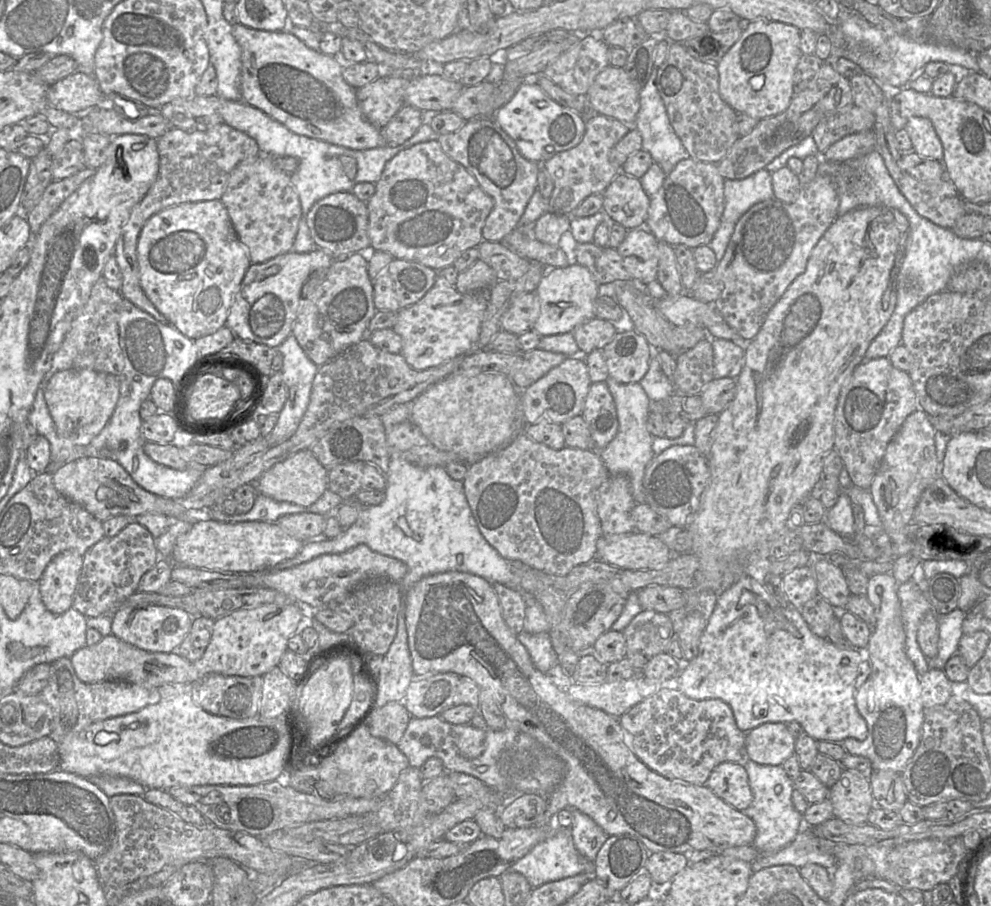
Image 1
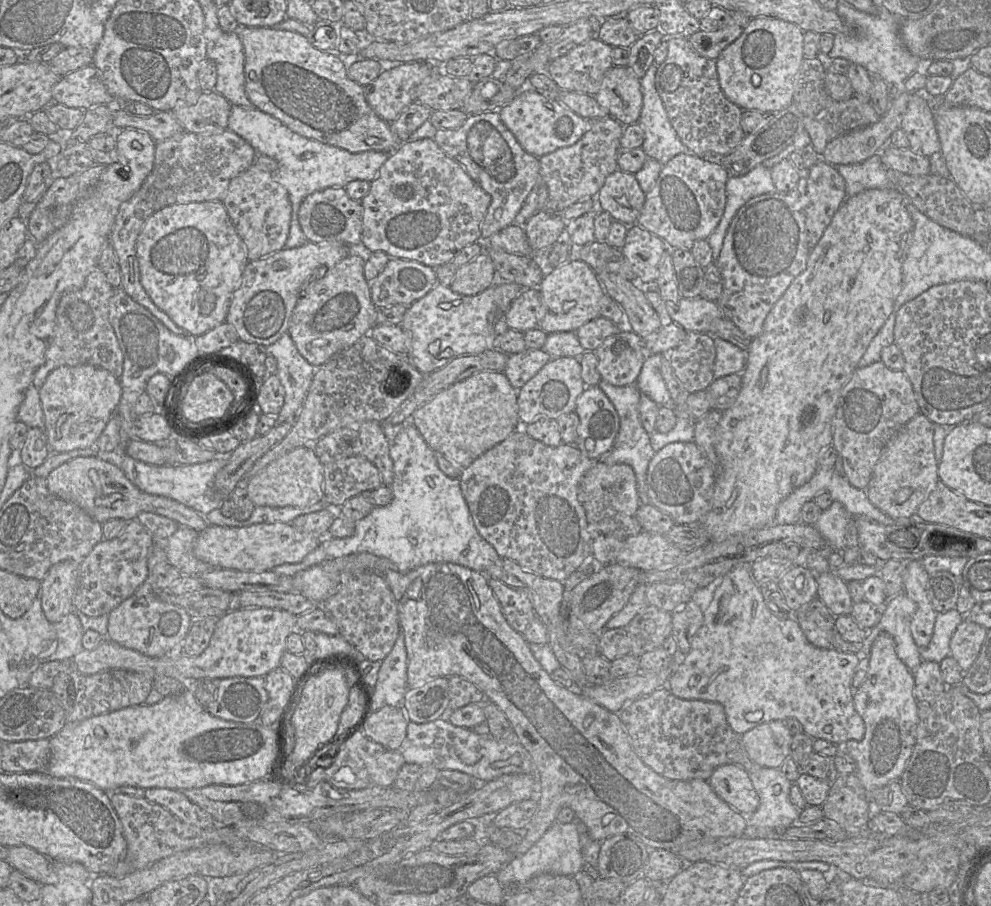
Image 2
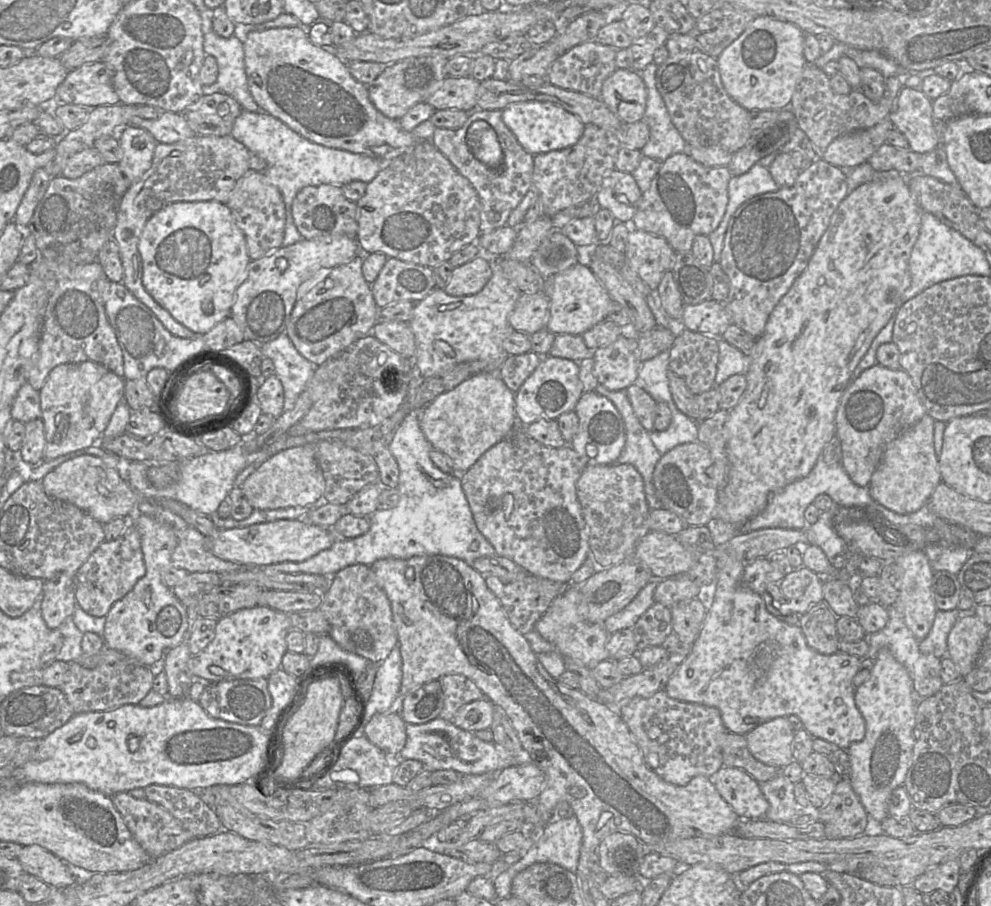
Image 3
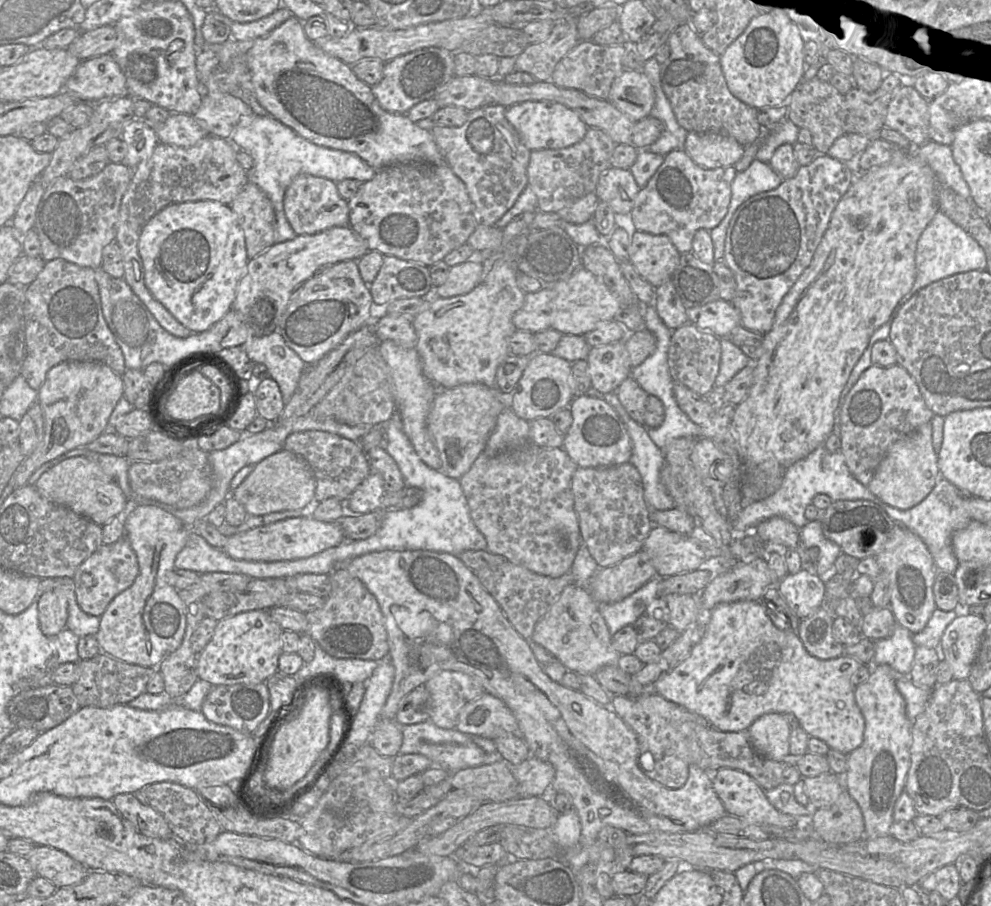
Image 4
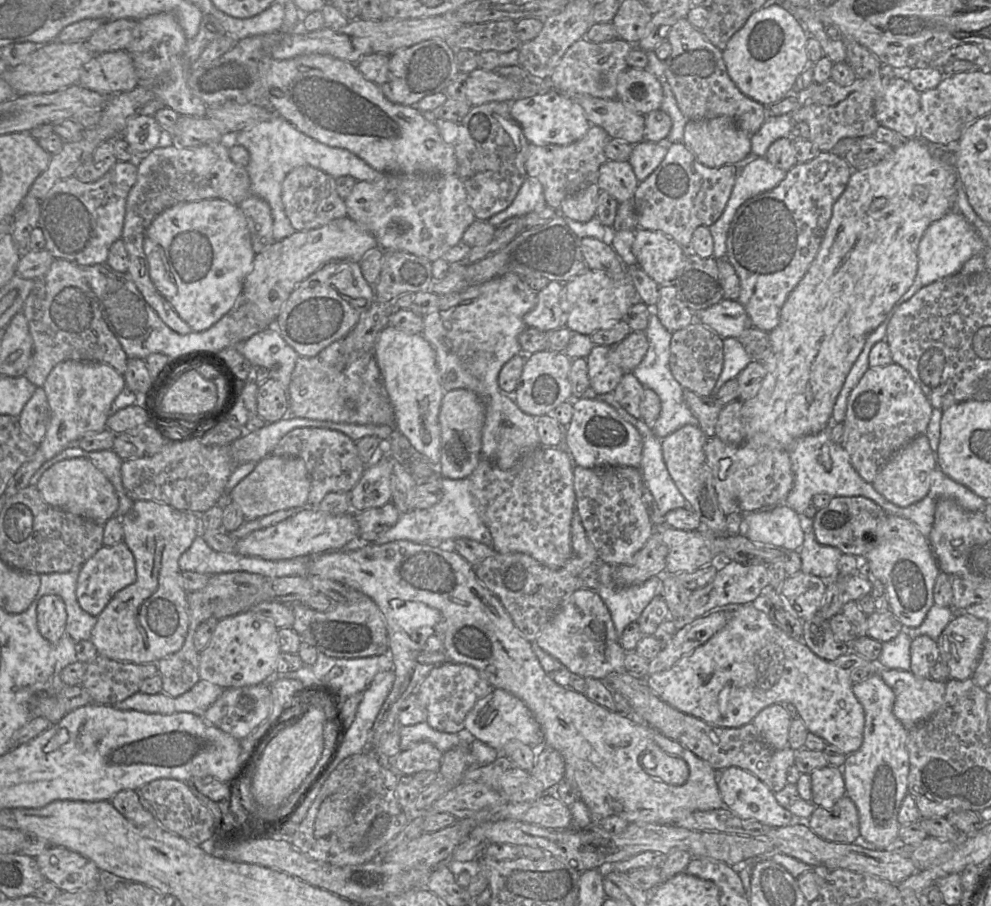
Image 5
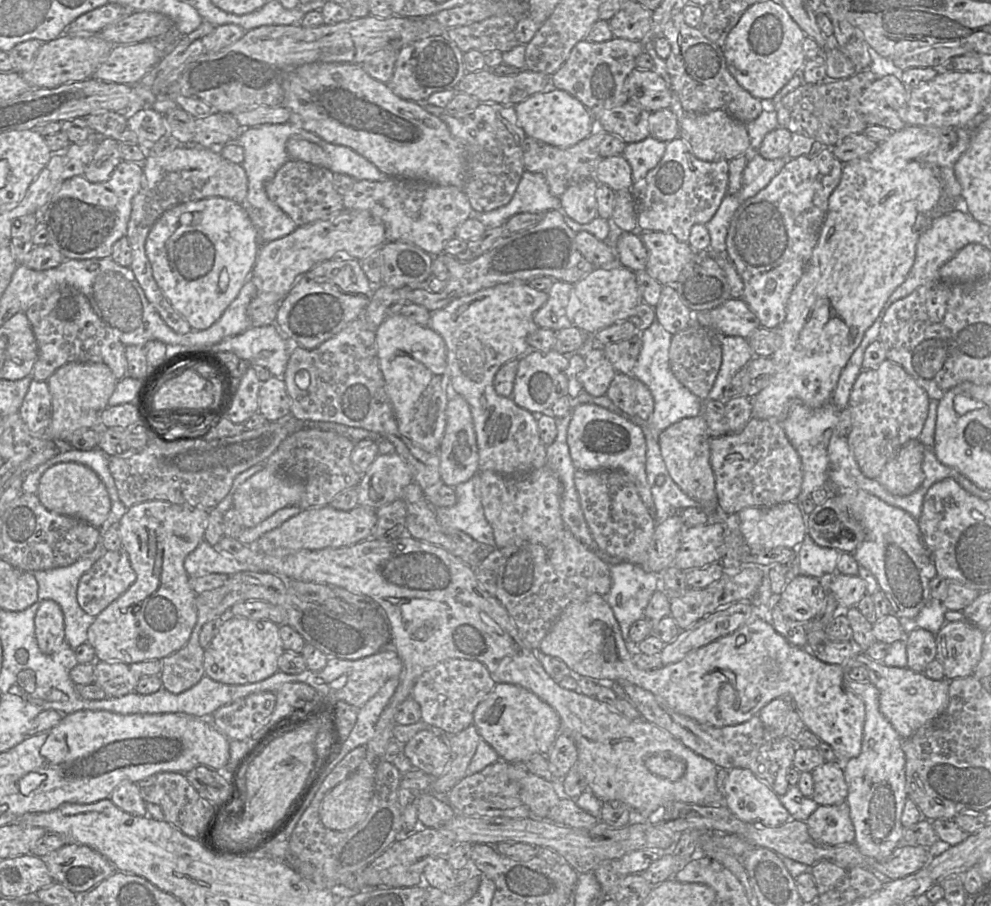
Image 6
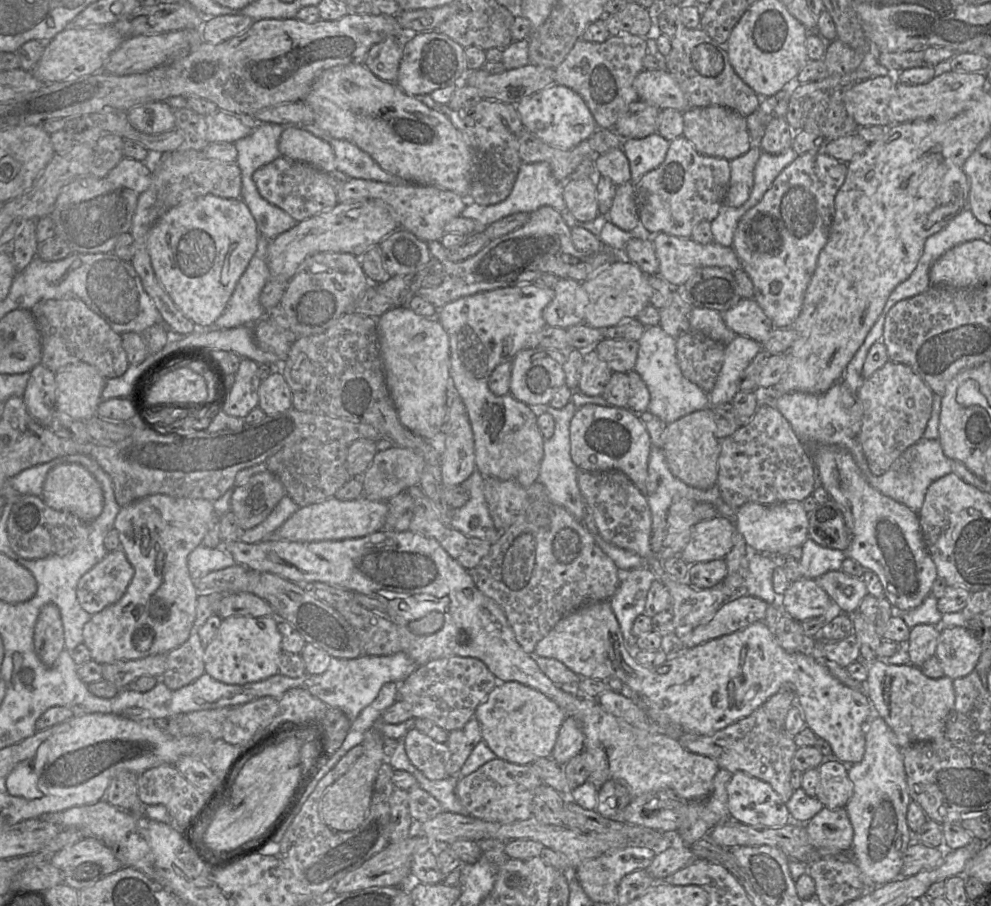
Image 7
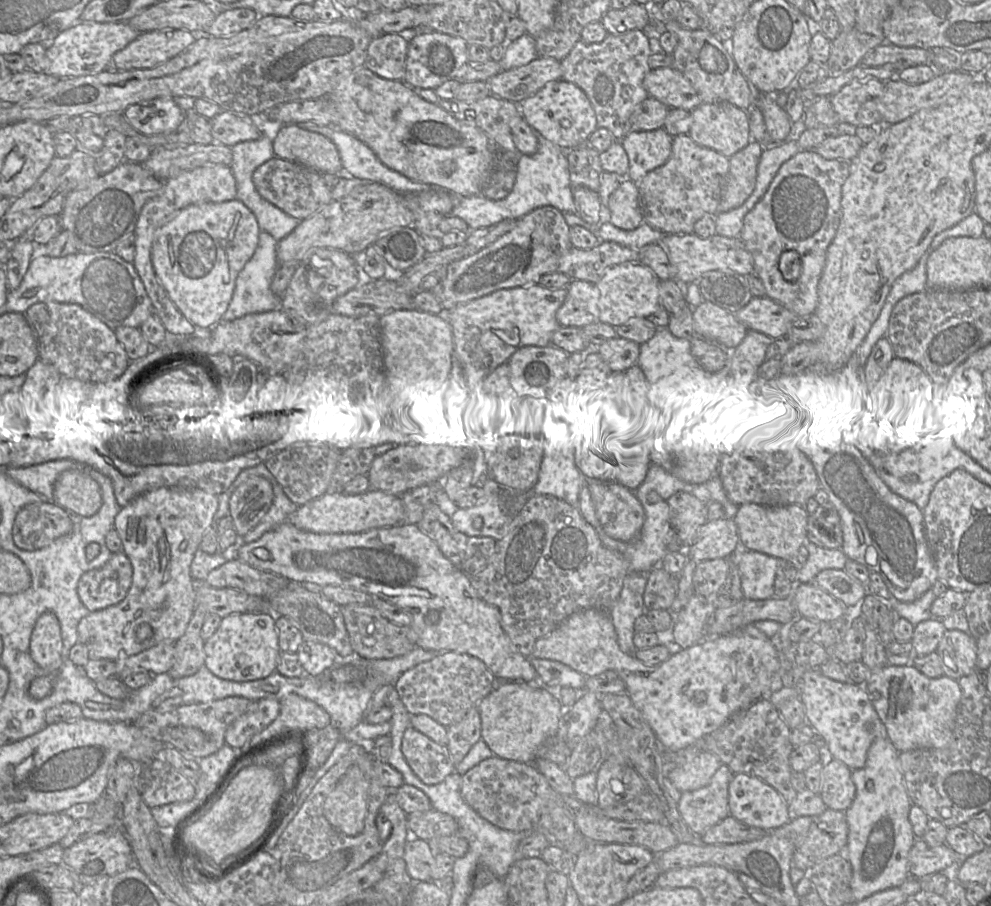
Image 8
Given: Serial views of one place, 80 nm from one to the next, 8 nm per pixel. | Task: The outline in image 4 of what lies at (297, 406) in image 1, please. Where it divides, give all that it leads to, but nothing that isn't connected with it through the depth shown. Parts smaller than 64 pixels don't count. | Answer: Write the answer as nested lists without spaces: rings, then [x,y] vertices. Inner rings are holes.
[[[275,331],[267,336],[251,337],[244,343],[249,358],[255,363],[263,363],[280,388],[287,403],[294,395],[307,364],[287,344],[283,336]]]

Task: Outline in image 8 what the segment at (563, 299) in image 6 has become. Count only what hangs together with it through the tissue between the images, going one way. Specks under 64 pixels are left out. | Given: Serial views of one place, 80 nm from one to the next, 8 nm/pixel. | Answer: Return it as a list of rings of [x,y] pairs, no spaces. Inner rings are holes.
[[[570,280],[566,288],[567,297],[556,312],[560,326],[583,328],[596,321],[594,315],[587,310],[591,297],[596,297],[598,305],[596,285],[583,280]]]

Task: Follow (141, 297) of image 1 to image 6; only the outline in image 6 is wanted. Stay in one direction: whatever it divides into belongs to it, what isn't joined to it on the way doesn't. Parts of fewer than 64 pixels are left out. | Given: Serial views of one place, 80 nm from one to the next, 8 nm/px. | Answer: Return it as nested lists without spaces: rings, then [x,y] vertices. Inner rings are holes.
[[[174,145],[160,154],[148,155],[142,167],[142,188],[132,199],[132,212],[126,234],[132,250],[132,262],[129,267],[146,298],[167,326],[178,334],[187,334],[192,331],[191,326],[174,310],[154,280],[152,267],[145,252],[146,239],[159,217],[177,205],[210,197],[223,197],[242,205],[246,204],[248,189],[246,172],[242,165],[223,158],[218,148],[195,145]]]

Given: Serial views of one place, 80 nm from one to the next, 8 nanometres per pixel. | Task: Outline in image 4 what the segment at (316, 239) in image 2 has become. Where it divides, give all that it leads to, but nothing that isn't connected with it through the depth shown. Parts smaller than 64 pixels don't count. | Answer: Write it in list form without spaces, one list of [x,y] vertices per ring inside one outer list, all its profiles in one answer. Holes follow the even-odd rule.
[[[310,174],[293,179],[285,192],[284,210],[297,235],[313,235],[333,227],[349,226],[348,200],[341,197],[336,182]]]

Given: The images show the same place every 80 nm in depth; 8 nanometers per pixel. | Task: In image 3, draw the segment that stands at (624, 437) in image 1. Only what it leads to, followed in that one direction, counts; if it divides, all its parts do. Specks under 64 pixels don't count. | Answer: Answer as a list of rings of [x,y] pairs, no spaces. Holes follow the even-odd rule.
[[[598,384],[594,391],[613,403],[624,422],[626,441],[616,463],[633,465],[643,478],[646,501],[650,509],[662,508],[653,485],[654,468],[661,454],[636,417],[626,389],[610,391]]]

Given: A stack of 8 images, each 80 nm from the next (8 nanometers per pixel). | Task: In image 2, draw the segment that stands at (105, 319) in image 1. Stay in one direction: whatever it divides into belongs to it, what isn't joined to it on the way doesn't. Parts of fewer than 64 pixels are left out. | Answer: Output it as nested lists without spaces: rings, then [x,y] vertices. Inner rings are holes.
[[[96,267],[87,276],[82,288],[67,292],[56,308],[53,336],[45,352],[45,362],[35,372],[32,385],[41,388],[47,376],[61,366],[91,364],[111,372],[119,378],[123,371],[123,354],[109,321],[110,299],[114,288],[103,271]]]

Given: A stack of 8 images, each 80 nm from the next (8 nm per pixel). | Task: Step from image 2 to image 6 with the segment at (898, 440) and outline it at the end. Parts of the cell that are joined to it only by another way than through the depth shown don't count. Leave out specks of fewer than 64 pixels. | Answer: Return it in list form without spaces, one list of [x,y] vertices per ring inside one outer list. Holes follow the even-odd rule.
[[[912,440],[886,464],[877,480],[891,494],[906,496],[916,491],[923,483],[922,470],[925,446]]]

